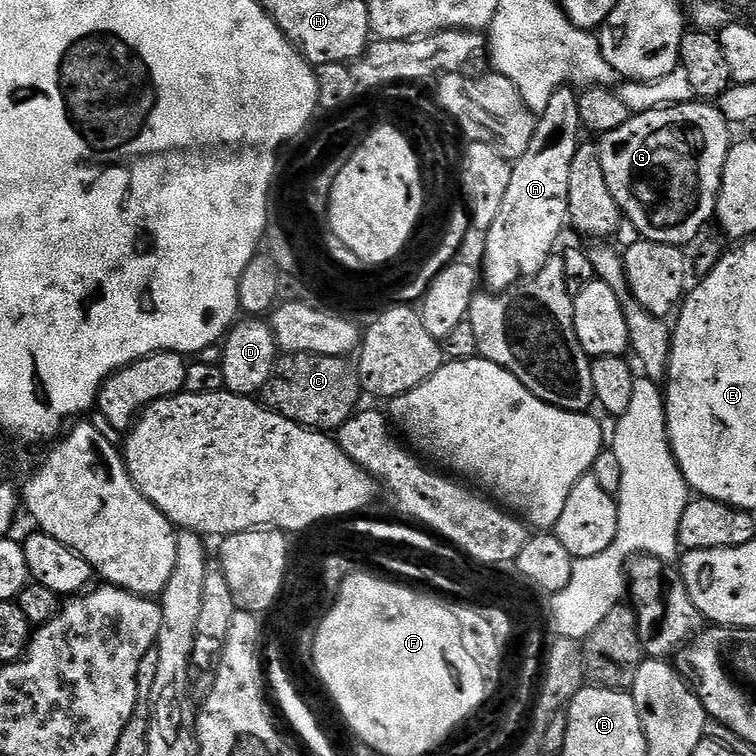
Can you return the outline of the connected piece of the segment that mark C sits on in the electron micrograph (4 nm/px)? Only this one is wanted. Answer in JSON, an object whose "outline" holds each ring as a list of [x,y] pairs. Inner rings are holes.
{"outline":[[[284,354],[279,357],[272,377],[264,387],[262,400],[273,412],[282,414],[303,428],[335,433],[357,411],[362,389],[360,375],[343,356]]]}

